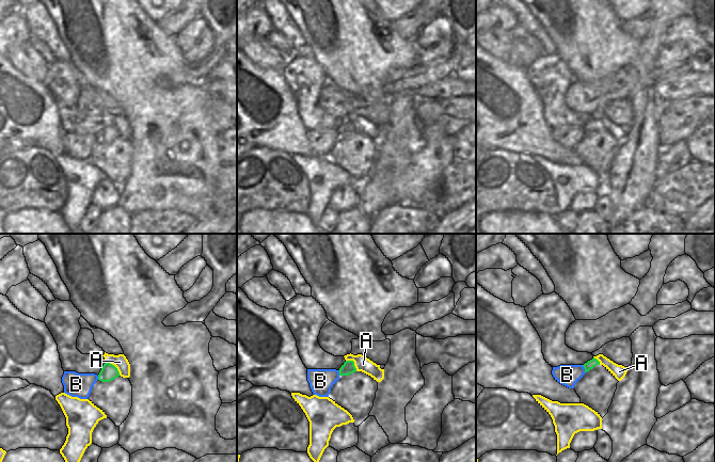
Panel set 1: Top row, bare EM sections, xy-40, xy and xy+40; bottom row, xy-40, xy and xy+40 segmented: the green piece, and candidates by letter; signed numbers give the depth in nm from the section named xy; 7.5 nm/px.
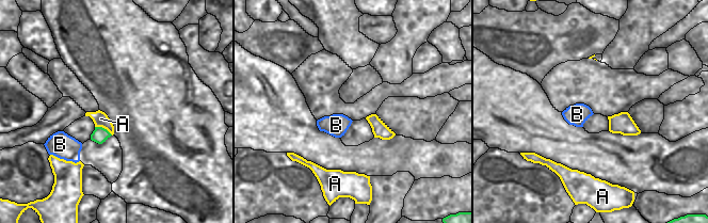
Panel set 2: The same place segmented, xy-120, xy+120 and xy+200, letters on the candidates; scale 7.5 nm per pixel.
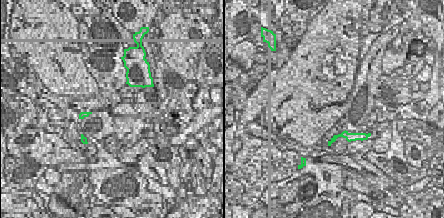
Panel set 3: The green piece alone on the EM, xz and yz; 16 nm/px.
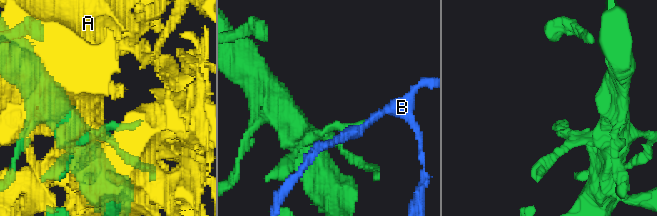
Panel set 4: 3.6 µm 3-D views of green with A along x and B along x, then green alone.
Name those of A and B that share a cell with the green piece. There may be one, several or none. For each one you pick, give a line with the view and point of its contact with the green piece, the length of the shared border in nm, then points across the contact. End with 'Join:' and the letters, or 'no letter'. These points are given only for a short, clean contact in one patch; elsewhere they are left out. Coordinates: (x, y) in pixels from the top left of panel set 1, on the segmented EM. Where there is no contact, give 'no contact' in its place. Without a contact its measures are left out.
Join: no letter

